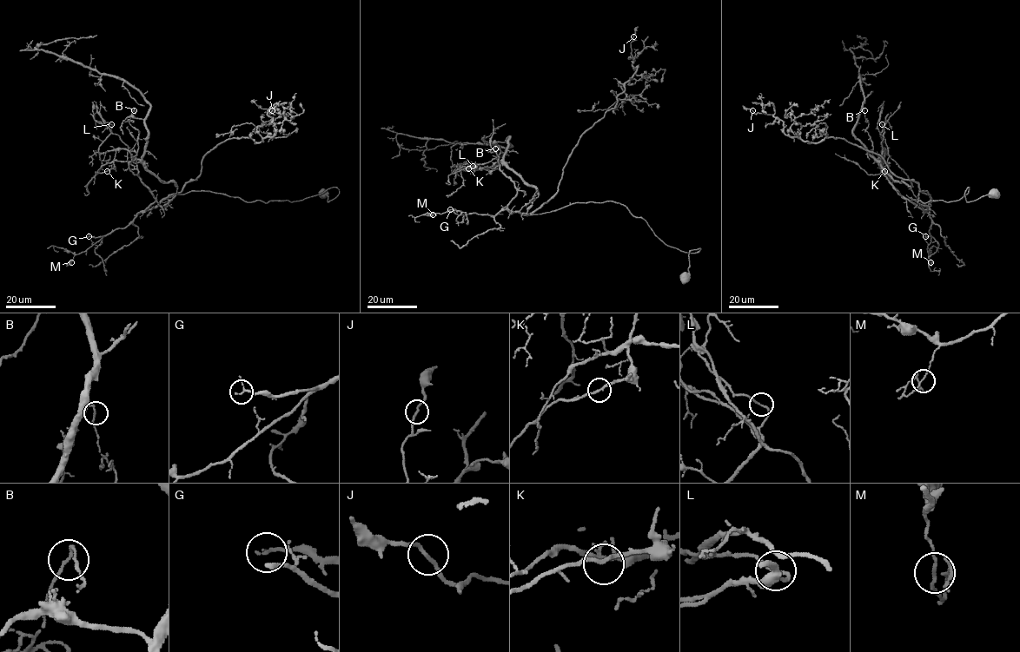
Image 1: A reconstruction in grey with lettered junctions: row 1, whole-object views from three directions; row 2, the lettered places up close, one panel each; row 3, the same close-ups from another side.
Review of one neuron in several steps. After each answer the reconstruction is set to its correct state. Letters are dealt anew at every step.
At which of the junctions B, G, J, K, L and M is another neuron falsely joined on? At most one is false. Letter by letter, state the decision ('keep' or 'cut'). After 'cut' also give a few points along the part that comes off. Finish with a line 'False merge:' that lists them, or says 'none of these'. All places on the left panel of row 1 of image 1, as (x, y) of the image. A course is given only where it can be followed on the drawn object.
B: keep
G: keep
J: keep
K: keep
L: cut; course (111, 124), (98, 152), (126, 148), (141, 159), (149, 103), (140, 92), (113, 76), (35, 48), (96, 35)
M: keep
False merge: L

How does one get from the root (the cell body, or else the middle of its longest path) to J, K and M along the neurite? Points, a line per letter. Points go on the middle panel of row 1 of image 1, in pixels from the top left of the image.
J: (685, 276), (689, 253), (700, 248), (667, 246), (619, 203), (532, 214), (637, 69), (633, 36)
K: (685, 276), (700, 248), (667, 246), (623, 205), (522, 214), (495, 158), (468, 168)
M: (685, 276), (689, 253), (700, 248), (667, 246), (612, 200), (532, 214), (433, 214)

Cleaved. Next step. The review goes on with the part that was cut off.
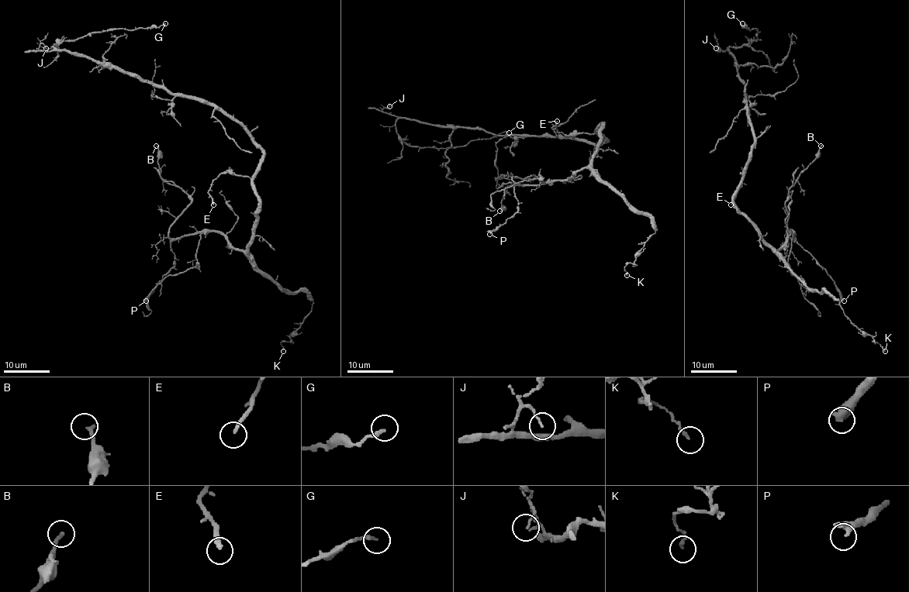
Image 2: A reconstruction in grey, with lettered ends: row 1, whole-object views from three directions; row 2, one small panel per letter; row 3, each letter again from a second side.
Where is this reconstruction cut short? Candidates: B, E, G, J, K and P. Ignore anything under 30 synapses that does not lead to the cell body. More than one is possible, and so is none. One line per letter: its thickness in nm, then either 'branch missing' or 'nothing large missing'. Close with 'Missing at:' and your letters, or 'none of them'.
B: 240 nm | nothing large missing
E: 240 nm | nothing large missing
G: 200 nm | nothing large missing
J: 120 nm | nothing large missing
K: 150 nm | nothing large missing
P: 440 nm | nothing large missing
Missing at: none of them

